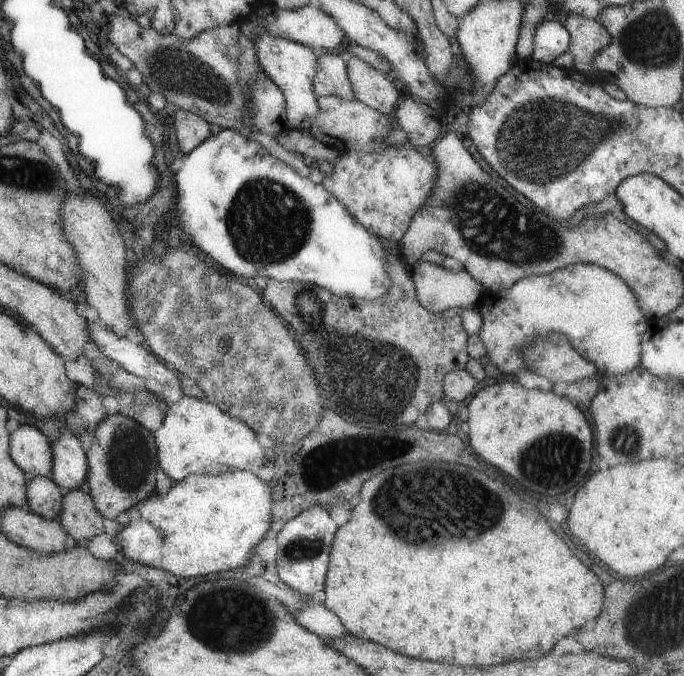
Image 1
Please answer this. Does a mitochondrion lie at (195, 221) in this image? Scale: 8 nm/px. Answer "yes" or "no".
no

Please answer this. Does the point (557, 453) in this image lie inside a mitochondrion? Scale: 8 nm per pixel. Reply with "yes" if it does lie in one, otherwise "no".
yes

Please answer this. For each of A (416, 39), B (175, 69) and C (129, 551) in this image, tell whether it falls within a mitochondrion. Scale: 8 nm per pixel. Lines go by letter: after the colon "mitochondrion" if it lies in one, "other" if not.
A: other
B: mitochondrion
C: other

